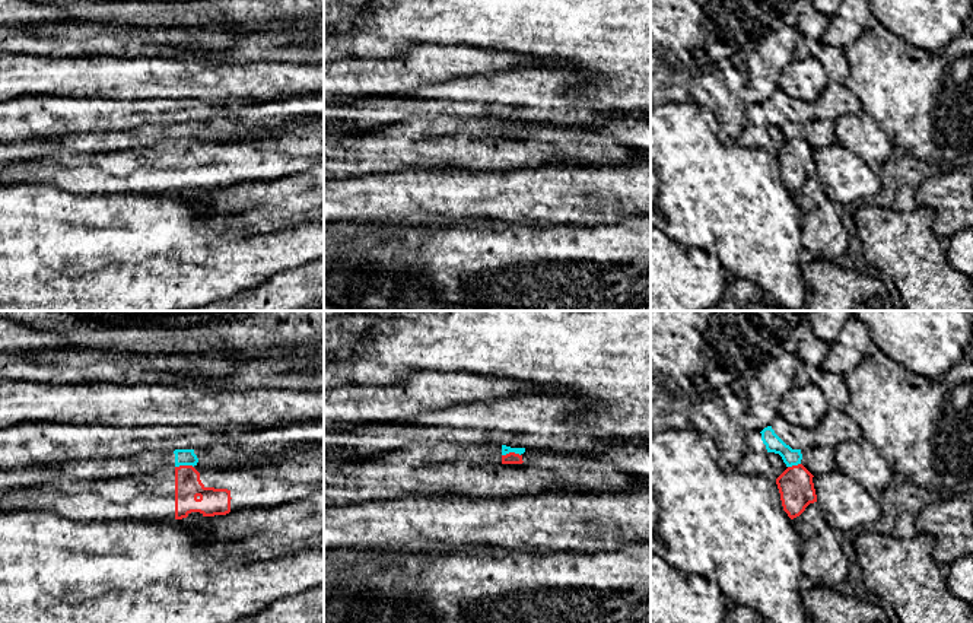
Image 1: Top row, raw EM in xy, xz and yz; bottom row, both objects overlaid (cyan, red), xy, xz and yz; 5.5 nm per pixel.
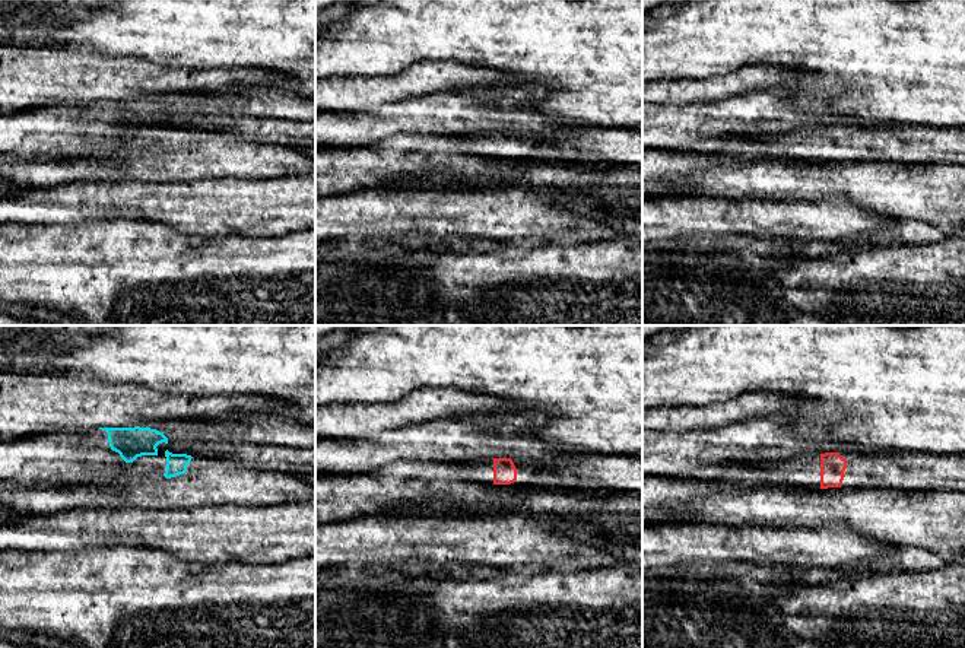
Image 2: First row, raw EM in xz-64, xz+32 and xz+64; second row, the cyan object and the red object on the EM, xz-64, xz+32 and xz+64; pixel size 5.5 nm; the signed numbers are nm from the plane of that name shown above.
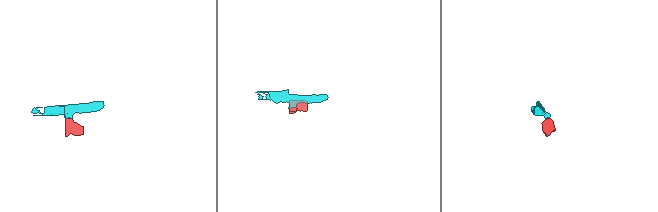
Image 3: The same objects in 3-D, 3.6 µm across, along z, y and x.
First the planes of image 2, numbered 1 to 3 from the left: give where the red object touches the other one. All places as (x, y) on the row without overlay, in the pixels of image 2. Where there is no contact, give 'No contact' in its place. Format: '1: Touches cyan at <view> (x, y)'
1: No contact
2: No contact
3: No contact

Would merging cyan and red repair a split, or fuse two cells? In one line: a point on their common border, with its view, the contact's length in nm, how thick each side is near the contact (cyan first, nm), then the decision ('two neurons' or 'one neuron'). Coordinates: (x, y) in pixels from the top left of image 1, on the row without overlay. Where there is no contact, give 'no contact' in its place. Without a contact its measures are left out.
contact xy (184, 137); length 100 nm; calibres 100 and 150 nm; two neurons

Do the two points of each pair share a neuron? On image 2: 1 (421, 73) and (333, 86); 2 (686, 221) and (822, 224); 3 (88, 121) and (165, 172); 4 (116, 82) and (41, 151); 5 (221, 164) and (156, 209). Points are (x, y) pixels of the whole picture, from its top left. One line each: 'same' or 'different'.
1: same
2: same
3: different
4: different
5: different

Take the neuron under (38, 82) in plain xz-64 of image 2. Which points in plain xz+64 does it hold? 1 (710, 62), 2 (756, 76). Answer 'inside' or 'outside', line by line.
1: outside
2: inside

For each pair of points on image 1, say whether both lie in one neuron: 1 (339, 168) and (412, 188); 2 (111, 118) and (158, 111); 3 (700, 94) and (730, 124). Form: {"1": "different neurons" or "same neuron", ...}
{"1": "different neurons", "2": "same neuron", "3": "same neuron"}

